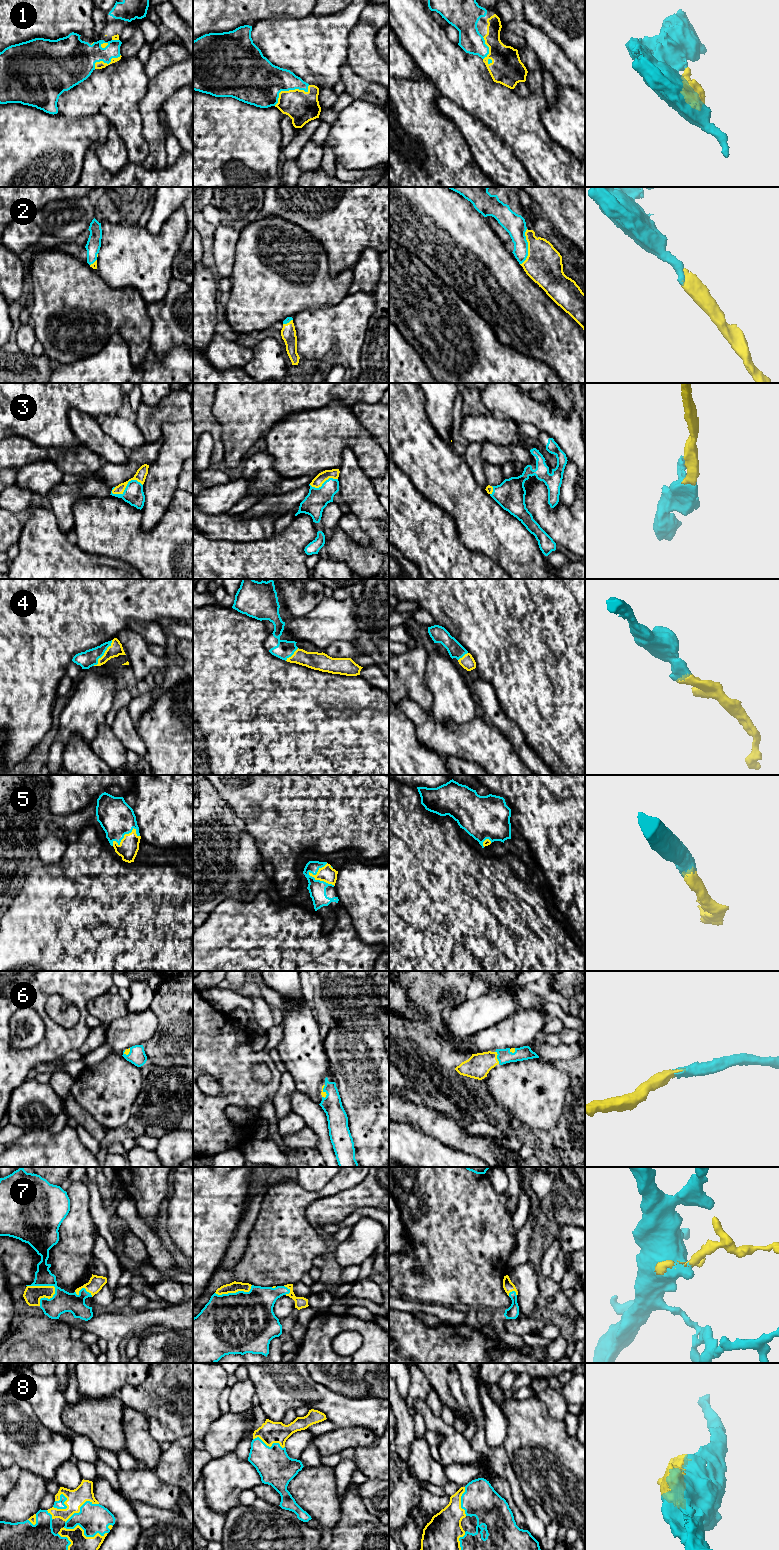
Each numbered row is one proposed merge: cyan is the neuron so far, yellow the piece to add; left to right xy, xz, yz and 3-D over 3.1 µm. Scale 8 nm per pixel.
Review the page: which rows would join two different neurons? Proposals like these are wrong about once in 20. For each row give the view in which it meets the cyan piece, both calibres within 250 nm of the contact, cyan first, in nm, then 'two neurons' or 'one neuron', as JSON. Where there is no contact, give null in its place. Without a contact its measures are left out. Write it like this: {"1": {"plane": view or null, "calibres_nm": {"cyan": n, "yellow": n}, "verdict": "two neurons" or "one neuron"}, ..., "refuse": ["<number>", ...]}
{"1": {"plane": "xz", "calibres_nm": {"cyan": 360, "yellow": 260}, "verdict": "one neuron"}, "2": {"plane": "yz", "calibres_nm": {"cyan": 170, "yellow": 300}, "verdict": "one neuron"}, "3": {"plane": "xy", "calibres_nm": {"cyan": 160, "yellow": 90}, "verdict": "one neuron"}, "4": {"plane": "xy", "calibres_nm": {"cyan": 140, "yellow": 110}, "verdict": "one neuron"}, "5": {"plane": "xz", "calibres_nm": {"cyan": 140, "yellow": 130}, "verdict": "one neuron"}, "6": {"plane": "yz", "calibres_nm": {"cyan": 120, "yellow": 190}, "verdict": "one neuron"}, "7": {"plane": "xy", "calibres_nm": {"cyan": 180, "yellow": 140}, "verdict": "one neuron"}, "8": {"plane": "xy", "calibres_nm": {"cyan": 240, "yellow": 140}, "verdict": "one neuron"}, "refuse": []}

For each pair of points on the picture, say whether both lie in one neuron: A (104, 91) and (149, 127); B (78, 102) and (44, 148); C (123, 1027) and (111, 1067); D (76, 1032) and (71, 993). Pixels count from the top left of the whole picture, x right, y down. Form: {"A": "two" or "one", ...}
{"A": "two", "B": "two", "C": "two", "D": "one"}

